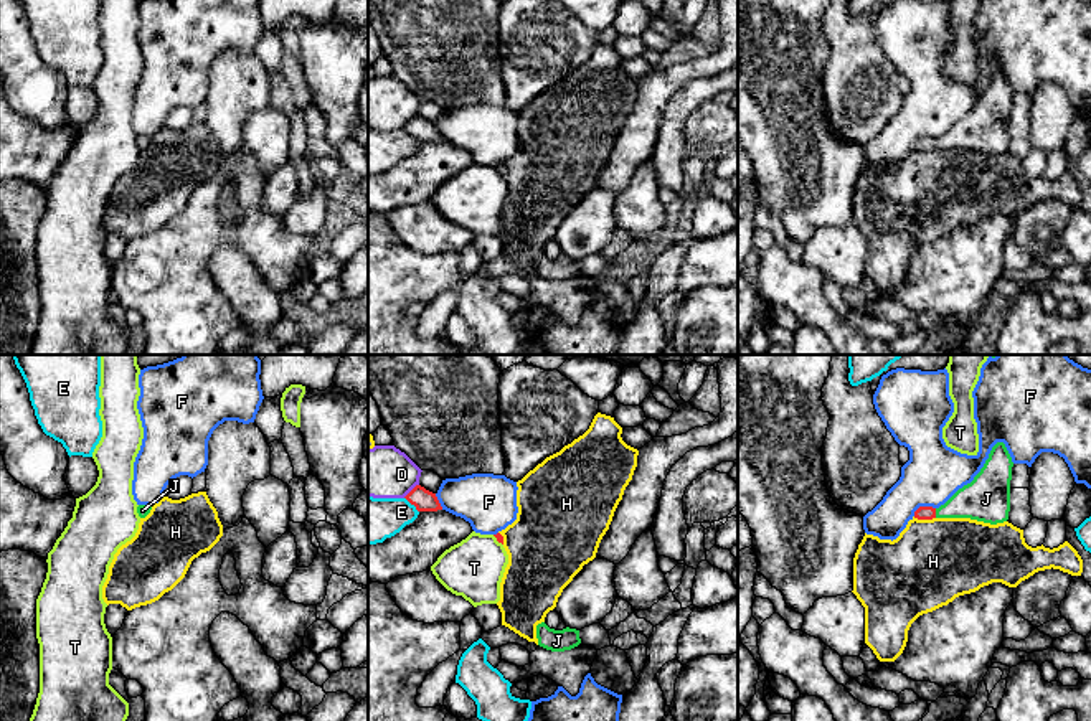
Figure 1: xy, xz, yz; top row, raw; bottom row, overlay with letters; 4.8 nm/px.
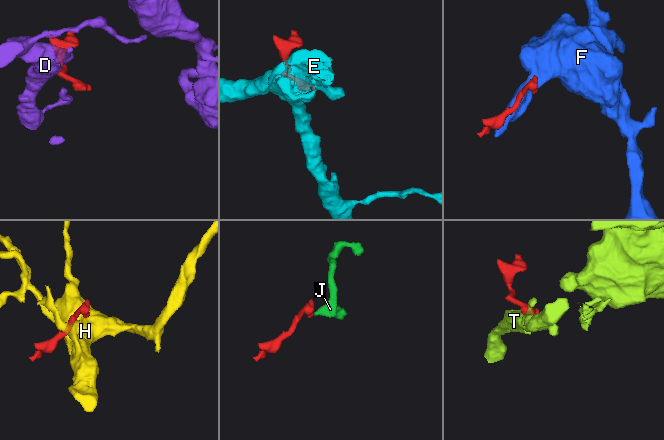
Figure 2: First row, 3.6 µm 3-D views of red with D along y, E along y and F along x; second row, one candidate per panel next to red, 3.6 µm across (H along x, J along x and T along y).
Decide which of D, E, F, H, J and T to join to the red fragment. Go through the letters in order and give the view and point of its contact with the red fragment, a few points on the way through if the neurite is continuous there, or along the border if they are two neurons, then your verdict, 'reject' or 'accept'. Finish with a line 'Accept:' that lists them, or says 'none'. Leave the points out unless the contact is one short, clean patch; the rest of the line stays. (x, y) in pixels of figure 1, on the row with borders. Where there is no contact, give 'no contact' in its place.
D: meets red in xz at (411, 490); reject
E: meets red in xz at (413, 504); border along xz (405, 497), (418, 512); reject
F: meets red in yz at (923, 507); reject
H: meets red in yz at (925, 518); border along yz (913, 517), (935, 518); reject
J: meets red in yz at (935, 513); runs through yz (923, 512), (935, 513), (972, 500), (984, 500); accept
T: meets red in xz at (497, 540); border along xz (492, 535), (502, 545); reject
Accept: J

